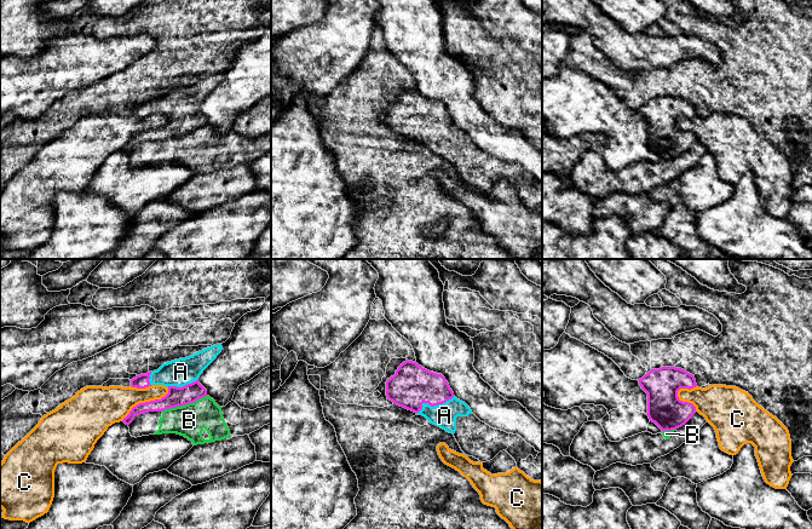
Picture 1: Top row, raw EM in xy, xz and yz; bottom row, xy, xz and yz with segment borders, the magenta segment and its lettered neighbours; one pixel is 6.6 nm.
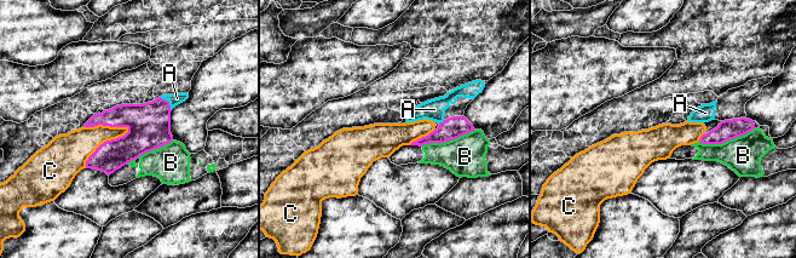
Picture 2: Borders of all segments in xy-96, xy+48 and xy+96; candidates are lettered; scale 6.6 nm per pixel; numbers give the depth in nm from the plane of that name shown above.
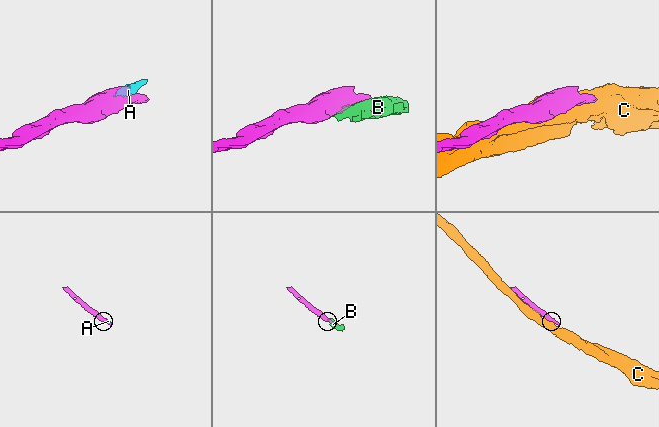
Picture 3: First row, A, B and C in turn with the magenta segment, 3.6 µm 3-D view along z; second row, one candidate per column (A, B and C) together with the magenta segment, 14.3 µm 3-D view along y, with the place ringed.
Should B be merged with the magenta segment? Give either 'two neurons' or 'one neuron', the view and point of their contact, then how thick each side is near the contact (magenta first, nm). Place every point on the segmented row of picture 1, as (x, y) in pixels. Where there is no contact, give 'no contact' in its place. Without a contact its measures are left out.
two neurons; meets magenta in xy at (184, 404); 130 nm thick on the magenta side, 220 nm on the other

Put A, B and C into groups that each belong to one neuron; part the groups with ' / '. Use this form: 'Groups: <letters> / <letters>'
Groups: A / B / C

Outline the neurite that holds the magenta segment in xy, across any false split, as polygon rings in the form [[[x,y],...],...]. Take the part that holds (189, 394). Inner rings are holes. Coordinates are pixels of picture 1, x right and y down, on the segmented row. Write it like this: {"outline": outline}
{"outline": [[[221,344],[213,345],[192,356],[163,363],[157,370],[133,378],[132,387],[145,389],[152,385],[163,385],[168,389],[168,393],[161,399],[137,404],[122,421],[129,425],[136,415],[163,412],[206,397],[207,390],[198,383],[198,378],[221,350]]]}

